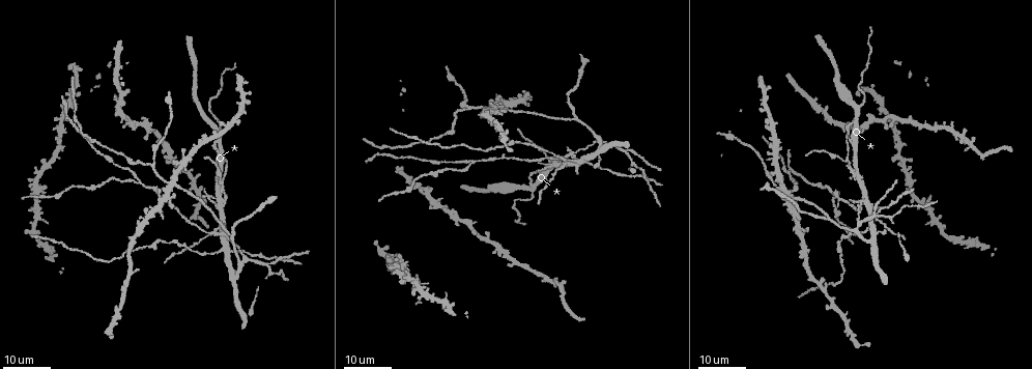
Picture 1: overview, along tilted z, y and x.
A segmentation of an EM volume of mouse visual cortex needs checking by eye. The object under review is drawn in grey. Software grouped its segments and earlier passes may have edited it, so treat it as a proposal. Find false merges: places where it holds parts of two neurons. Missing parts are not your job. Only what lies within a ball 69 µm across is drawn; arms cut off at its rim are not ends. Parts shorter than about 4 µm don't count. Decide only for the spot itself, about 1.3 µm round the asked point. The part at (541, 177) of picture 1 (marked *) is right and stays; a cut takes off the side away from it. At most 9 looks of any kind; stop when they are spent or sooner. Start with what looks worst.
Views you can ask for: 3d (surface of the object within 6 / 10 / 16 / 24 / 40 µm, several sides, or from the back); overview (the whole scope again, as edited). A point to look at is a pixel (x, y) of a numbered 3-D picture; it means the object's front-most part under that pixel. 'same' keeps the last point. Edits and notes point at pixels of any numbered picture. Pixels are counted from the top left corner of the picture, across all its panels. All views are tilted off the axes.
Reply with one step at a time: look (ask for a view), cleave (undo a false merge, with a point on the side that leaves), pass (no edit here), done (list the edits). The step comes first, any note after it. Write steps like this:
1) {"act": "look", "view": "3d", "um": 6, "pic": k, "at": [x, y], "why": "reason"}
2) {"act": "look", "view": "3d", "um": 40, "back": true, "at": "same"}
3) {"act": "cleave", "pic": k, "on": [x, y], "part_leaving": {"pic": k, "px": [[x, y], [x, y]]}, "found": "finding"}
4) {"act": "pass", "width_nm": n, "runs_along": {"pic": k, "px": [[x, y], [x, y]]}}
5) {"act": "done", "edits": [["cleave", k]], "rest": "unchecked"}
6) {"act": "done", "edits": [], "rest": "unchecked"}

{"act": "look", "view": "3d", "um": 24, "pic": 1, "at": [218, 199], "why": "small branch off a trunk"}

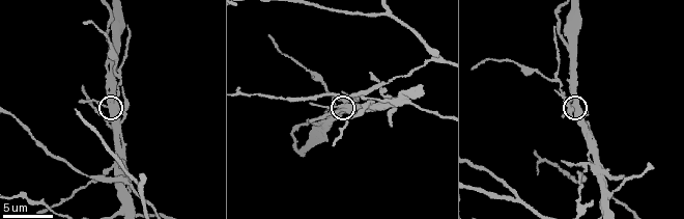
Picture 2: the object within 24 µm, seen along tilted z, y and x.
{"act": "look", "view": "3d", "um": 10, "pic": 2, "at": [114, 108]}

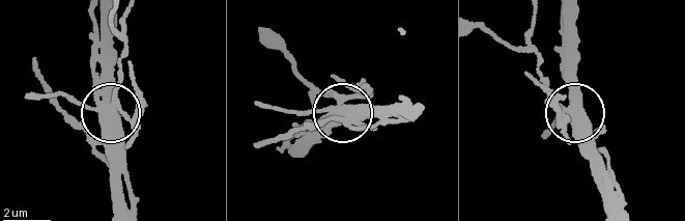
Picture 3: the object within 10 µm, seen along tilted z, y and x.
{"act": "cleave", "pic": 3, "on": [136, 129], "part_leaving": {"pic": 3, "px": [[107, 107], [123, 52], [113, 18]]}, "found": "two neurons meet here"}

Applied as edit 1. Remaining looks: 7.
{"act": "look", "view": "overview", "why": "see it whole again"}

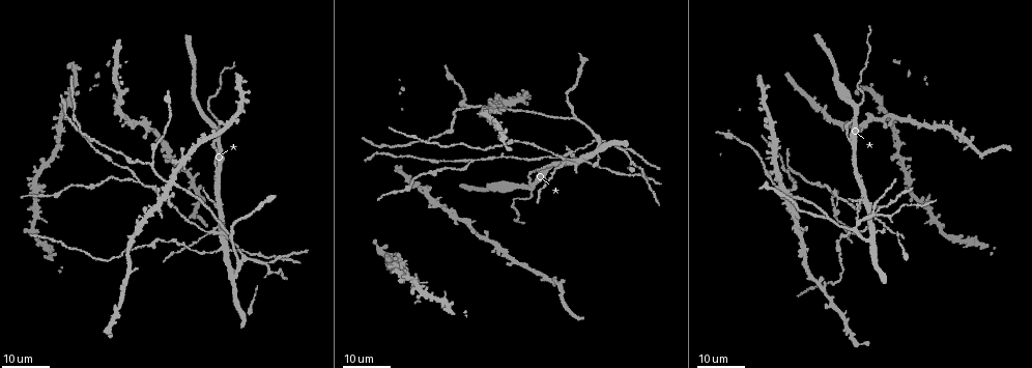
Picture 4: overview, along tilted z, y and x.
{"act": "look", "view": "3d", "um": 16, "pic": 4, "at": [856, 224], "why": "a fork"}

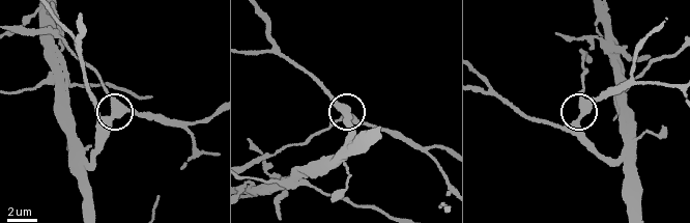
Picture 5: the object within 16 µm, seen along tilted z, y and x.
{"act": "look", "view": "3d", "um": 10, "pic": 5, "at": [581, 114], "why": "closer look"}

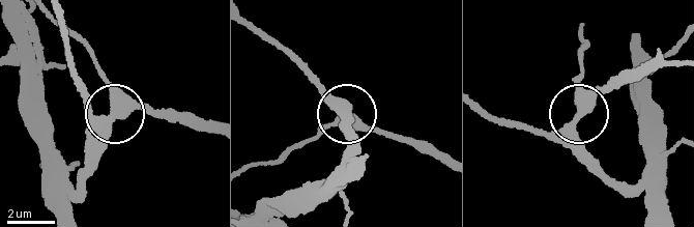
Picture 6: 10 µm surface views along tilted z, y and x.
{"act": "pass", "width_nm": 350, "found": "continuous, no second neuron"}

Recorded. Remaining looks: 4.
{"act": "look", "view": "3d", "um": 16, "pic": 4, "at": [139, 181], "why": "three arms meet"}

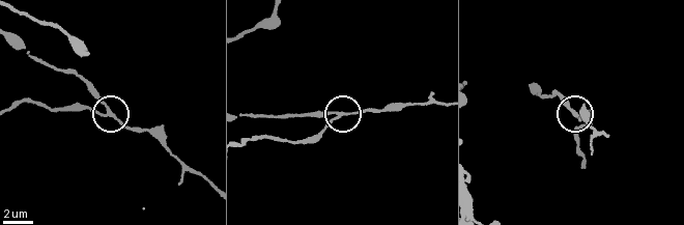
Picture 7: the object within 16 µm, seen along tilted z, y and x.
{"act": "look", "view": "3d", "um": 6, "pic": 7, "at": [338, 115]}

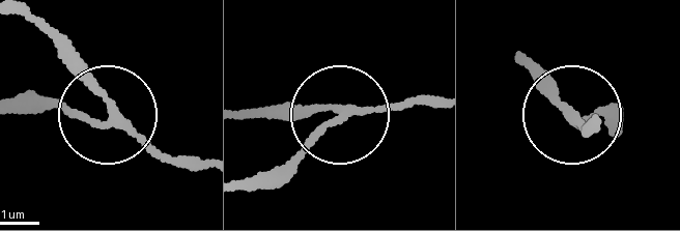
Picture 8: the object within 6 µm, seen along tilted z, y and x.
{"act": "pass", "arms": 3, "runs_along": {"pic": 8, "px": [[588, 126], [576, 128], [536, 69]]}, "found": "continuous, no second neuron"}

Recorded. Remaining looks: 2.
{"act": "look", "view": "3d", "um": 16, "pic": 4, "at": [151, 164], "why": "three-way junction"}

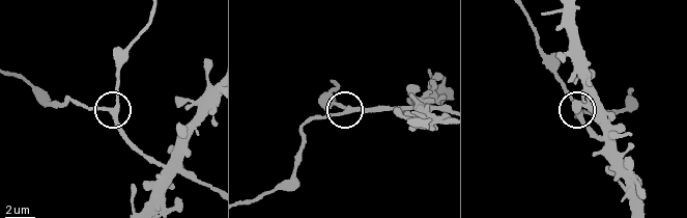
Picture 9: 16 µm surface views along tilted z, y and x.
{"act": "look", "view": "3d", "um": 6, "pic": 9, "at": [111, 111], "why": "closer look"}

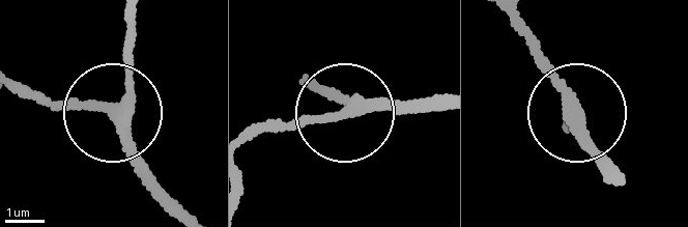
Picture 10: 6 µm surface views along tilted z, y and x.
{"act": "pass", "arms": 3, "runs_along": {"pic": 10, "px": [[619, 173], [517, 13]]}, "found": "continuous, no second neuron"}

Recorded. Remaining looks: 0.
{"act": "done", "edits": [["cleave", 3]], "rest": "unchecked"}

